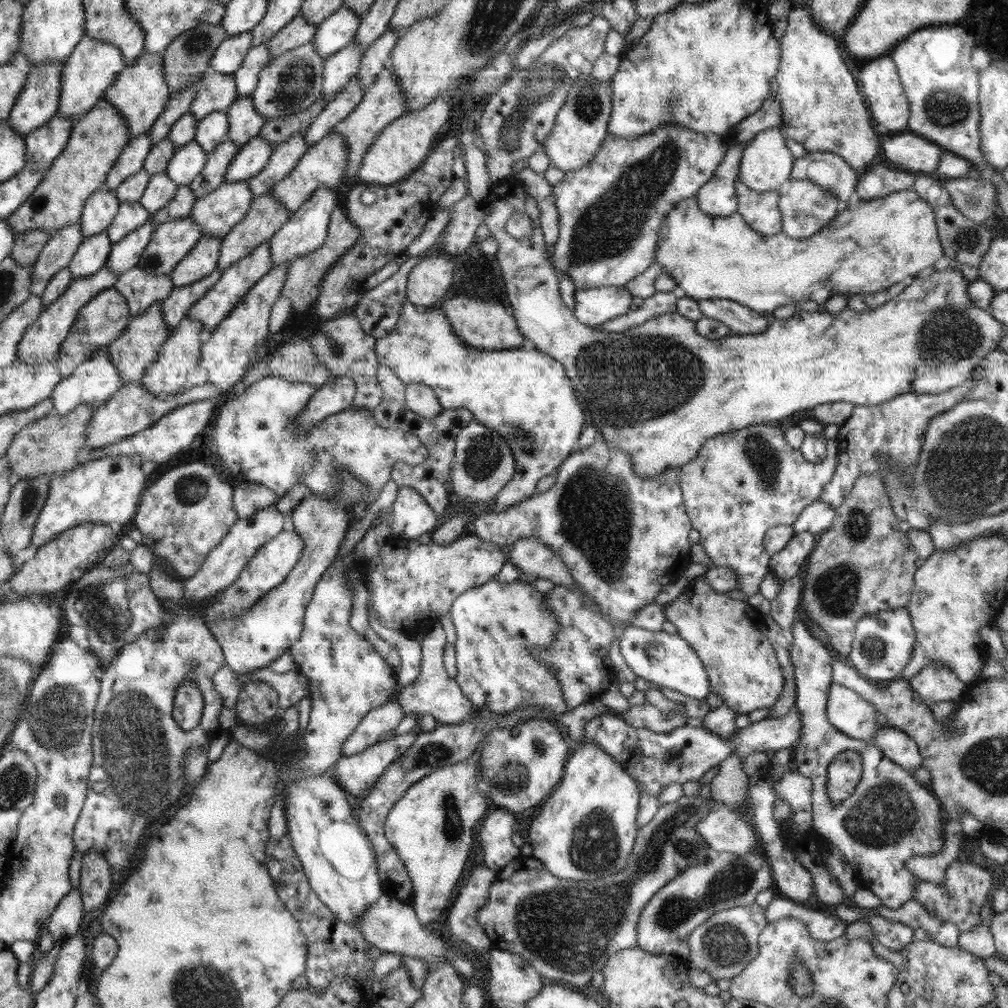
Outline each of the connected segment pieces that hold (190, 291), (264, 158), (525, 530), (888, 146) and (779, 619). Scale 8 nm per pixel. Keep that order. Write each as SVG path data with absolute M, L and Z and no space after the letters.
M216 269L195 283L174 287L174 290L163 301L164 321L168 323L170 330L174 330L180 324L180 321L187 317L191 307L200 298L203 298L204 293L207 293L217 280L220 280L222 274L222 269Z
M252 137L234 156L235 160L232 160L226 172L225 182L241 182L257 176L268 165L273 147L264 137Z
M598 437L592 445L574 450L562 462L550 489L530 495L504 511L489 508L480 516L474 515L472 526L475 526L476 536L501 547L510 546L524 536L536 536L567 565L583 592L598 603L602 618L608 617L610 624L616 623L616 619L630 624L636 612L654 603L662 587L680 578L692 563L688 537L692 525L684 506L679 474L679 469L670 468L656 477L640 477L634 471L630 453Z
M906 131L881 144L885 161L903 171L930 174L938 169L945 150L936 143Z
M803 569L790 580L784 581L778 596L770 600L771 608L768 616L778 623L786 637L792 636L794 619L798 614L800 598L802 598L802 588L804 588Z

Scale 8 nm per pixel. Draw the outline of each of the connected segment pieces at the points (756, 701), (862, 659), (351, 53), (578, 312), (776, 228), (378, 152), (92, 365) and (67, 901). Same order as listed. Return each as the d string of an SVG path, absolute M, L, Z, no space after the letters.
M705 573L696 577L684 594L666 605L666 620L677 628L677 635L688 642L706 668L711 687L730 710L748 715L754 710L769 708L782 696L784 678L774 648L766 636L766 622L760 624L761 613L750 602L732 599L727 593L714 591Z
M904 605L858 620L848 657L850 657L850 663L854 665L854 669L858 670L863 678L892 681L899 679L904 668L907 668L915 643L916 631L912 625L912 617L910 617L908 607Z
M352 40L346 47L323 59L321 94L333 98L338 91L342 91L358 73L364 51Z
M584 287L576 289L575 317L586 326L596 327L630 311L633 297L626 287Z
M744 183L736 184L738 214L753 230L763 236L773 236L783 230L782 211L779 205L781 192L755 192Z
M438 96L432 99L430 104L416 111L408 111L396 118L382 129L375 141L372 141L370 148L362 157L361 164L358 165L355 177L360 178L362 183L381 185L394 185L403 181L419 168L432 150L438 130L444 128L444 124L450 118L450 110L452 110L450 106L451 104Z
M102 347L102 349L98 349L98 351L94 352L92 357L83 362L80 361L72 375L58 382L56 388L52 390L52 394L48 397L54 401L54 413L66 415L82 403L88 403L96 408L100 407L100 405L108 401L122 385L120 371L118 371L116 365L112 363L107 347Z
M75 849L68 868L72 889L62 898L46 921L46 931L52 934L56 946L64 946L78 932L85 912L80 893L80 873L83 854Z

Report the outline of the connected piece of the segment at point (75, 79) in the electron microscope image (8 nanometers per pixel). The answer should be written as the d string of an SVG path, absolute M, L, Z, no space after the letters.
M85 34L62 66L62 92L56 113L72 118L83 115L96 106L107 88L126 67L124 55L118 46Z

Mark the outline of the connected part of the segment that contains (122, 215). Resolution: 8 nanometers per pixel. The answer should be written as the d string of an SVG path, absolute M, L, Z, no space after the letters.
M124 202L107 229L109 240L116 244L126 234L137 230L142 224L145 224L150 216L151 214L139 202L134 202L133 204Z

